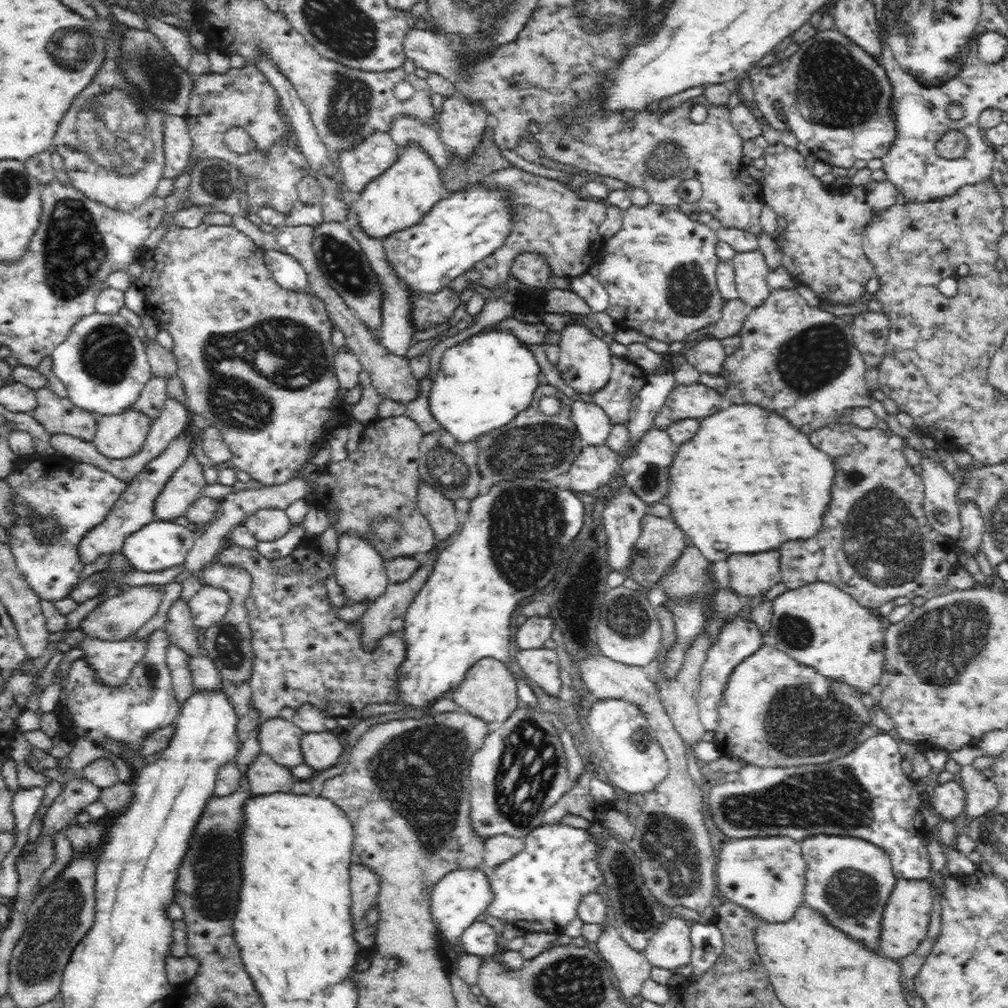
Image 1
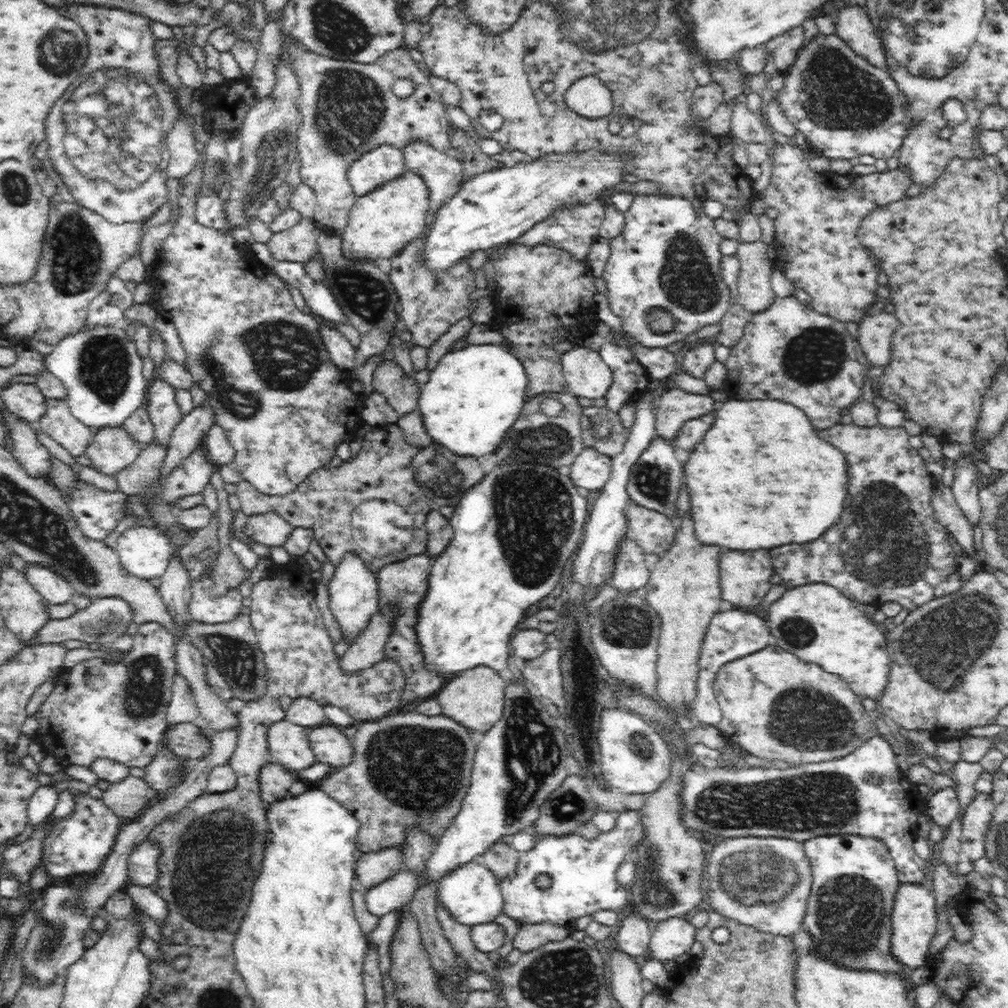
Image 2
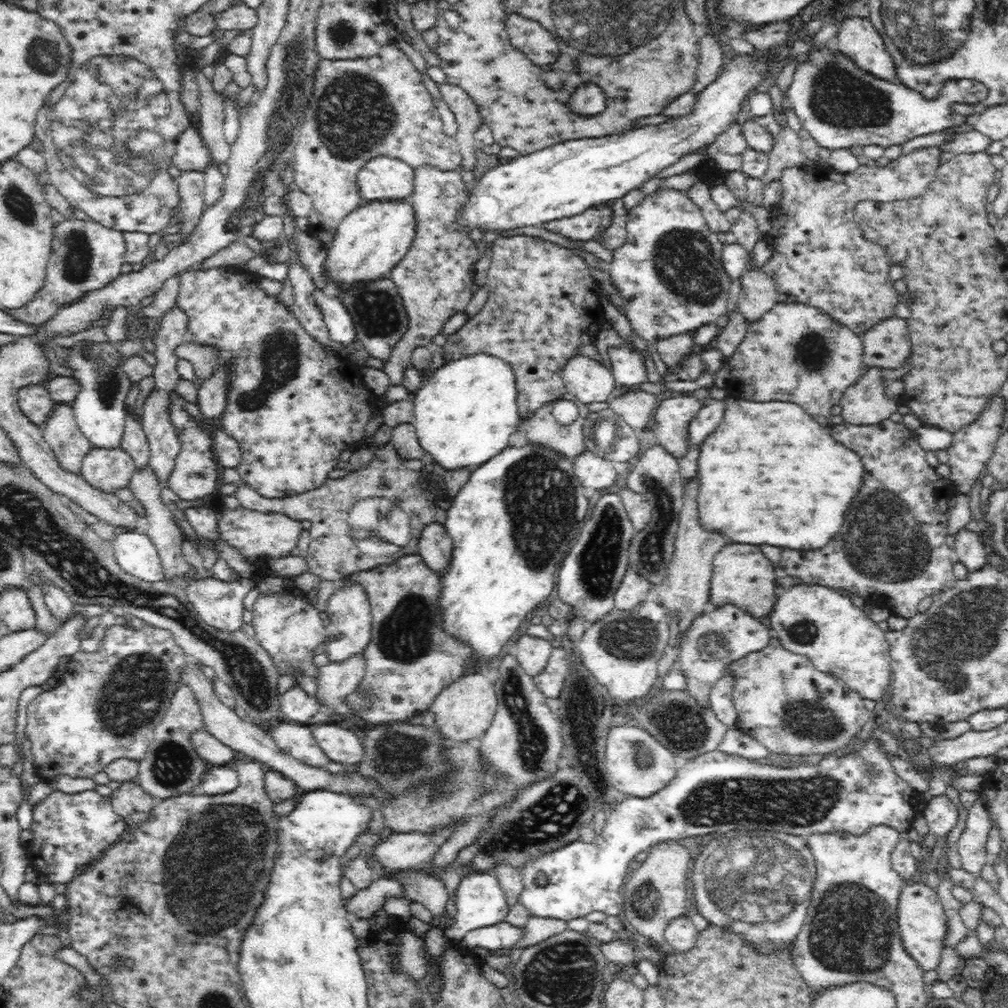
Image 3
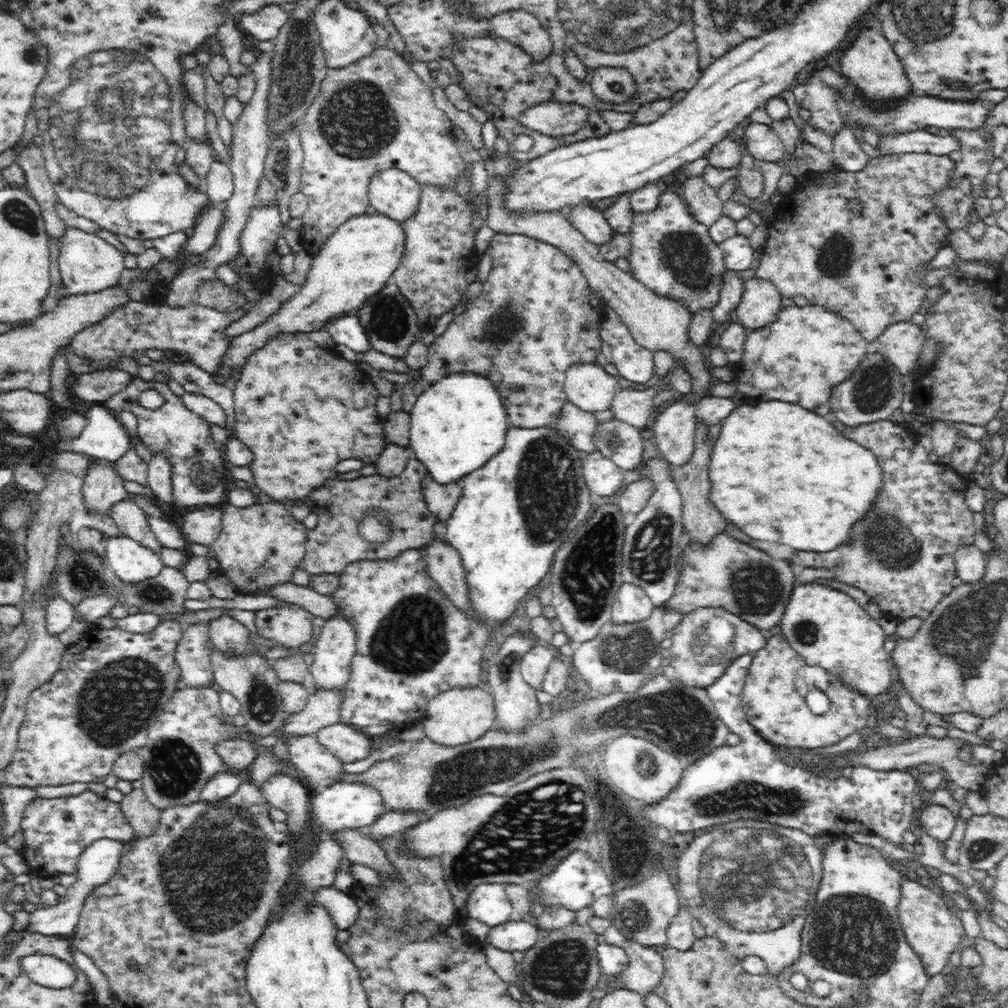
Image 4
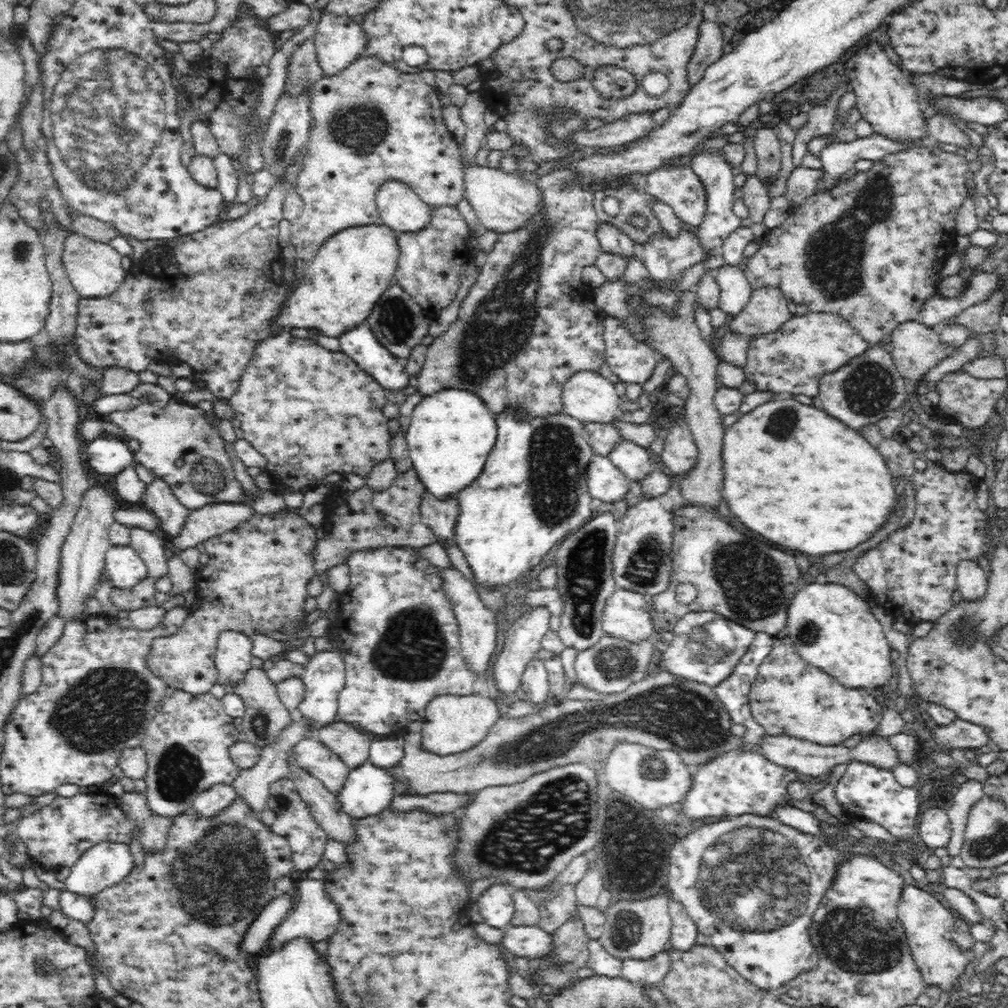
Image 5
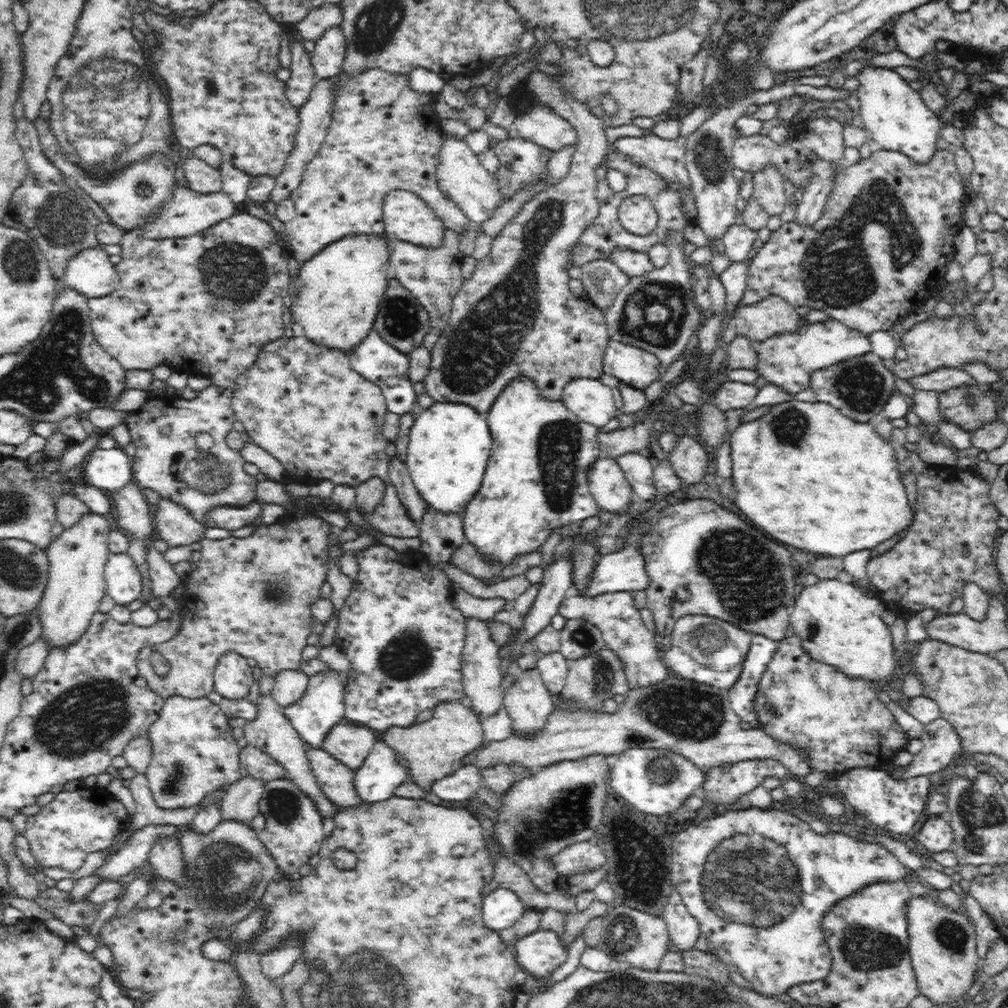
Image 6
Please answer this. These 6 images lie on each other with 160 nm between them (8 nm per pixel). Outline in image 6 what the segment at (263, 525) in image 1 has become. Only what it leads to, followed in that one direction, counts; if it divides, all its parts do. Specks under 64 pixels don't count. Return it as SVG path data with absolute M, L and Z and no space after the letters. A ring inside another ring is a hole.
M315 517L298 518L296 521L288 520L288 522L282 522L278 524L274 521L274 524L268 526L260 526L256 528L250 536L245 538L235 538L226 537L224 539L200 539L201 544L201 558L196 563L196 568L192 570L189 575L184 578L185 591L183 592L183 610L185 613L184 622L178 631L171 639L165 640L164 642L154 643L154 646L146 646L140 650L137 656L136 665L139 670L139 674L142 678L147 679L148 685L152 687L155 691L158 691L162 697L166 698L172 695L180 695L186 698L204 698L207 697L210 692L214 691L213 685L213 674L217 663L217 660L221 657L223 652L228 649L240 653L240 655L246 658L254 658L257 662L257 666L261 669L263 674L269 674L275 676L280 671L298 671L301 658L304 654L308 653L308 645L306 639L312 634L312 625L316 622L313 621L311 615L310 607L311 605L319 600L319 590L327 582L327 571L328 571L328 536L330 536L330 531L335 530L332 525L330 525L325 520ZM152 652L158 652L162 654L164 658L168 661L170 670L163 677L158 676L150 663L150 656Z

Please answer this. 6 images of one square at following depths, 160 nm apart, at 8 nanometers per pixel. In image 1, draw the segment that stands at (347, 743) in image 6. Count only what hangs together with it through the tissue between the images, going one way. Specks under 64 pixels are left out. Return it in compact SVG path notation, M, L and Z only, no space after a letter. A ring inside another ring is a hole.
M330 730L303 733L300 739L303 763L316 772L340 765L343 746L343 738L334 735Z

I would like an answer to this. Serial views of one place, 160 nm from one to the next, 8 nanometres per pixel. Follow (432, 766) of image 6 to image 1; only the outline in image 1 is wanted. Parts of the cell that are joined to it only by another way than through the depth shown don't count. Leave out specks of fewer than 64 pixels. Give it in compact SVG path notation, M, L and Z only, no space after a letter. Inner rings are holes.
M484 657L468 669L464 680L456 690L451 692L450 698L463 708L463 712L470 712L470 714L496 726L511 718L511 715L521 704L518 699L516 678L517 675L512 674L508 665L502 660Z

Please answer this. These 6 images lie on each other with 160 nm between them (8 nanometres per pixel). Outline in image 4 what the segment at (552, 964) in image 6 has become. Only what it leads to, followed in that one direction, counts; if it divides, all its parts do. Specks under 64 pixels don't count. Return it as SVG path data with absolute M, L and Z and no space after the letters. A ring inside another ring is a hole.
M513 918L488 930L486 941L495 948L512 953L524 952L536 944L540 932L533 922Z

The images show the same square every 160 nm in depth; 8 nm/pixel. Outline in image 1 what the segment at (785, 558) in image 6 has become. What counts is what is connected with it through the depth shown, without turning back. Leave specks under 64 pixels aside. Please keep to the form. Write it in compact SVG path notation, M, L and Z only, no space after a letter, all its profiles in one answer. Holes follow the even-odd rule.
M780 551L735 554L727 558L731 574L729 587L749 597L760 597L782 582Z

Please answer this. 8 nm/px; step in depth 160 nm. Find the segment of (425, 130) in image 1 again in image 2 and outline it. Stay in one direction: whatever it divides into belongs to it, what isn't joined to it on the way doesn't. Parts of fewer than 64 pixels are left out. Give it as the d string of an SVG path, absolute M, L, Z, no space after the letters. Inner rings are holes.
M414 137L412 139L410 139L403 148L403 155L405 158L405 166L408 169L414 169L415 171L419 171L419 173L421 175L423 175L424 179L426 179L426 182L428 183L428 187L430 187L430 194L431 194L431 217L430 217L430 222L427 226L430 226L432 224L432 220L431 218L433 217L434 212L436 212L443 204L444 202L446 202L449 198L452 198L453 195L456 194L456 192L458 192L458 189L462 186L463 184L463 178L462 178L462 173L463 173L463 166L462 163L460 163L457 159L454 158L452 152L447 152L447 151L443 151L440 149L436 149L436 146L432 145L432 143L429 143L428 141L424 141L424 139L420 139L418 137Z

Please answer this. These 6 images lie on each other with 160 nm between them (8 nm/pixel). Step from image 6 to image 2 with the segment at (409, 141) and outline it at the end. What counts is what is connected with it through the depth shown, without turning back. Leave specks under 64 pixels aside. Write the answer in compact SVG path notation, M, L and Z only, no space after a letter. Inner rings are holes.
M281 33L281 52L284 53L284 60L288 62L289 69L297 78L300 91L298 111L301 114L301 124L296 143L302 165L299 170L301 182L315 190L315 222L324 231L342 232L348 224L348 218L357 199L346 176L346 169L351 162L360 158L364 151L372 150L381 143L388 143L403 150L404 145L414 137L432 143L436 149L452 152L449 136L453 131L453 125L450 124L446 106L432 89L426 71L416 65L417 62L409 55L408 49L396 49L374 64L362 64L319 55L306 49L298 41L292 41L289 36L288 33ZM396 78L410 78L416 84L416 92L408 100L398 100L392 94L391 84Z

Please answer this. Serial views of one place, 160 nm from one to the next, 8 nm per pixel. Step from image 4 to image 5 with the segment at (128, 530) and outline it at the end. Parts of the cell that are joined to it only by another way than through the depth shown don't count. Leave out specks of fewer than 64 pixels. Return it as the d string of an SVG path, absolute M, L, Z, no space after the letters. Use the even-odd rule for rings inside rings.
M129 527L129 545L144 559L149 576L162 578L168 573L166 554L168 539L159 532L144 530L140 527Z

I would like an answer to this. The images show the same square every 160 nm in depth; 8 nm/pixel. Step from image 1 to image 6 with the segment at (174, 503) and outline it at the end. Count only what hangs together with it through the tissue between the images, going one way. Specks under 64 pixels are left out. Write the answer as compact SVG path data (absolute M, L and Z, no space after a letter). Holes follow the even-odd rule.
M210 385L200 392L194 399L184 399L168 394L162 396L148 396L144 404L135 411L128 413L123 423L128 427L131 442L136 445L136 454L132 457L133 481L140 487L151 488L162 498L168 498L176 504L186 508L198 521L205 521L208 510L220 506L246 506L256 500L253 476L244 471L245 461L240 452L228 447L226 435L236 422L232 405L232 390ZM208 433L214 439L214 446L209 450L202 450L197 446L196 436Z

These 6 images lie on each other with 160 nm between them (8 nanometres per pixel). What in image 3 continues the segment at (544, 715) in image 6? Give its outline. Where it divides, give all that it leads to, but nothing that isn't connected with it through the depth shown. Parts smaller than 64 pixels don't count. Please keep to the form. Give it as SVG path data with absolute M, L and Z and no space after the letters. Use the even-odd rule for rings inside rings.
M528 634L519 636L516 640L515 659L530 676L534 676L544 668L554 647L553 643Z

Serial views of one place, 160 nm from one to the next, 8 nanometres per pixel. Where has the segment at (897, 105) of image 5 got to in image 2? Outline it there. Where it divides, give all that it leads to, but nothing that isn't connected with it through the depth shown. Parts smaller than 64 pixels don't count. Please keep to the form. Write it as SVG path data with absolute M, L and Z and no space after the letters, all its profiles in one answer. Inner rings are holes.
M844 6L838 10L836 34L872 65L886 68L885 50L876 36L868 11L862 6Z

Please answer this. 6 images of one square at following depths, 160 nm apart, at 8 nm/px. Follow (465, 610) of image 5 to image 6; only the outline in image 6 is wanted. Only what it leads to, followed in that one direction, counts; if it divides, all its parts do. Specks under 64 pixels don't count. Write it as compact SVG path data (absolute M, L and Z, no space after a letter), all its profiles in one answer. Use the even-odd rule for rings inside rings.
M465 617L465 637L461 654L462 676L465 700L471 704L481 718L494 716L503 705L502 670L500 669L500 646L492 637L489 621L480 620L480 617Z

